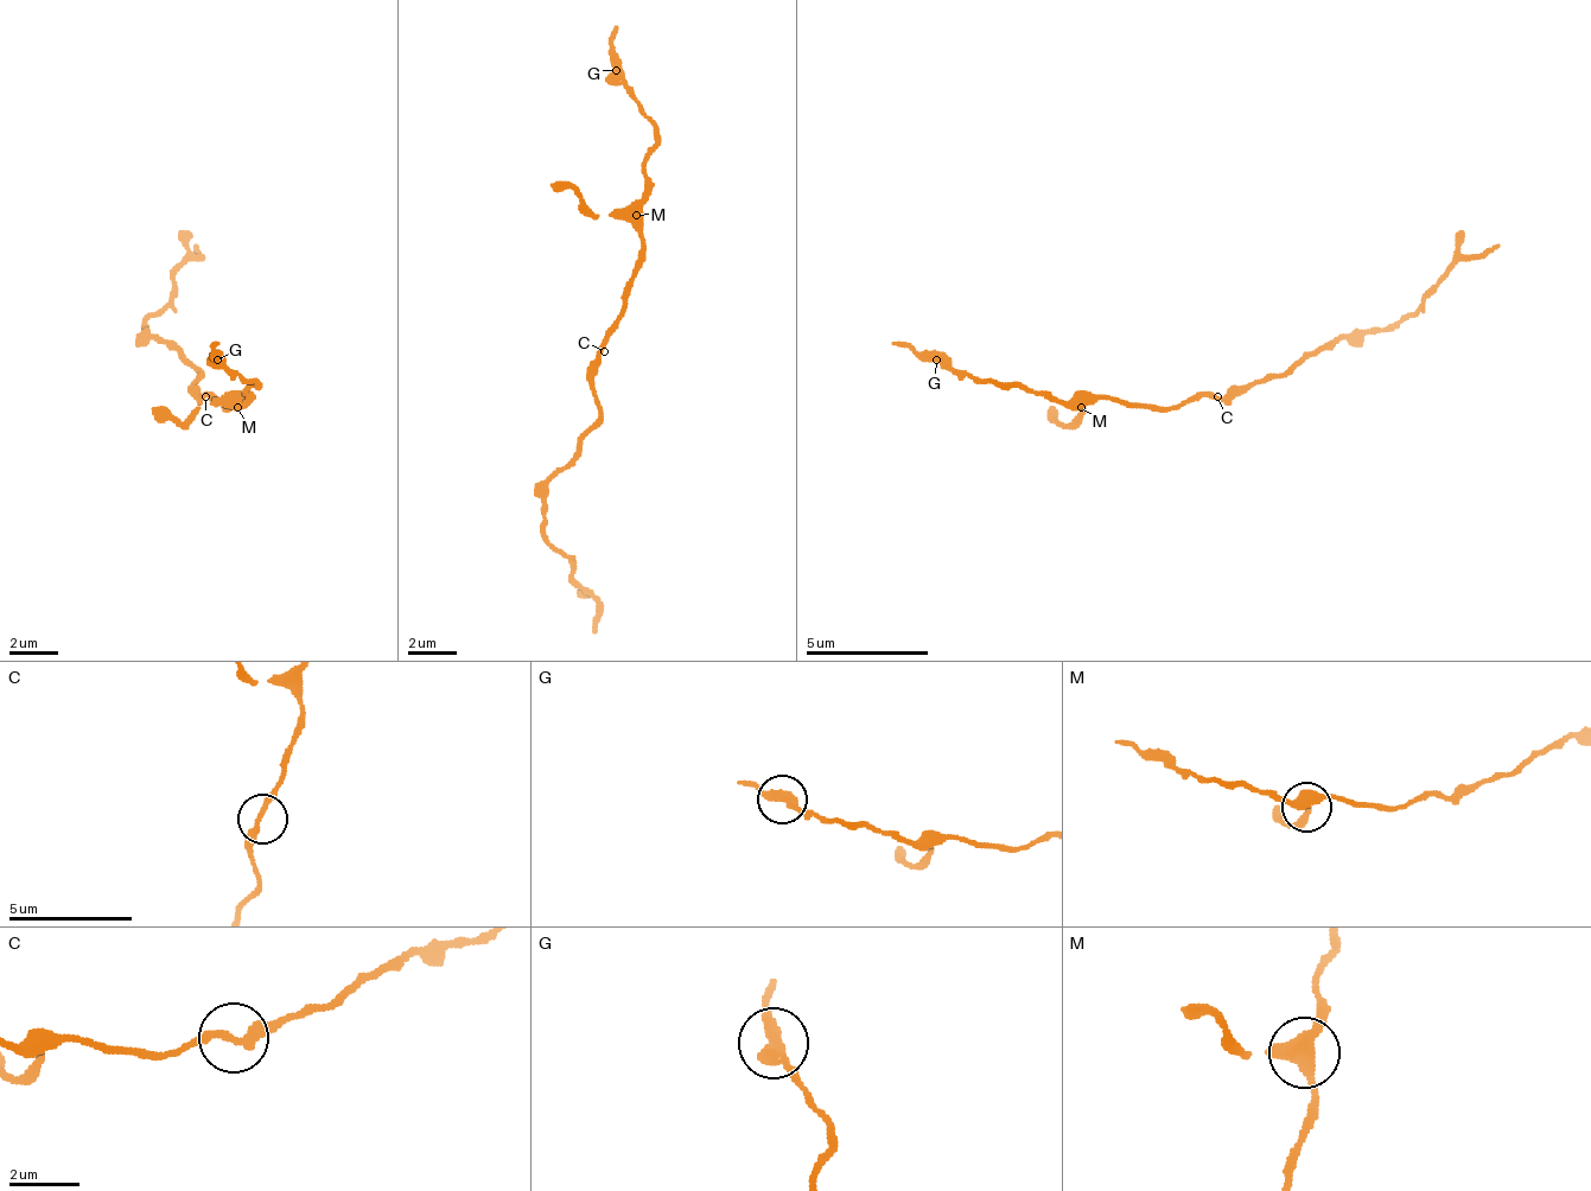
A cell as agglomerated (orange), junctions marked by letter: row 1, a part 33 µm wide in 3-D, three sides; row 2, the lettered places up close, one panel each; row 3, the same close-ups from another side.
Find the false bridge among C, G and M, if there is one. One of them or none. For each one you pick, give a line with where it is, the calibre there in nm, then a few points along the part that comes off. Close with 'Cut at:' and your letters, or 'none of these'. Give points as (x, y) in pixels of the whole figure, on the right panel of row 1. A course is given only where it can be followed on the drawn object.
Cut at: none of these

